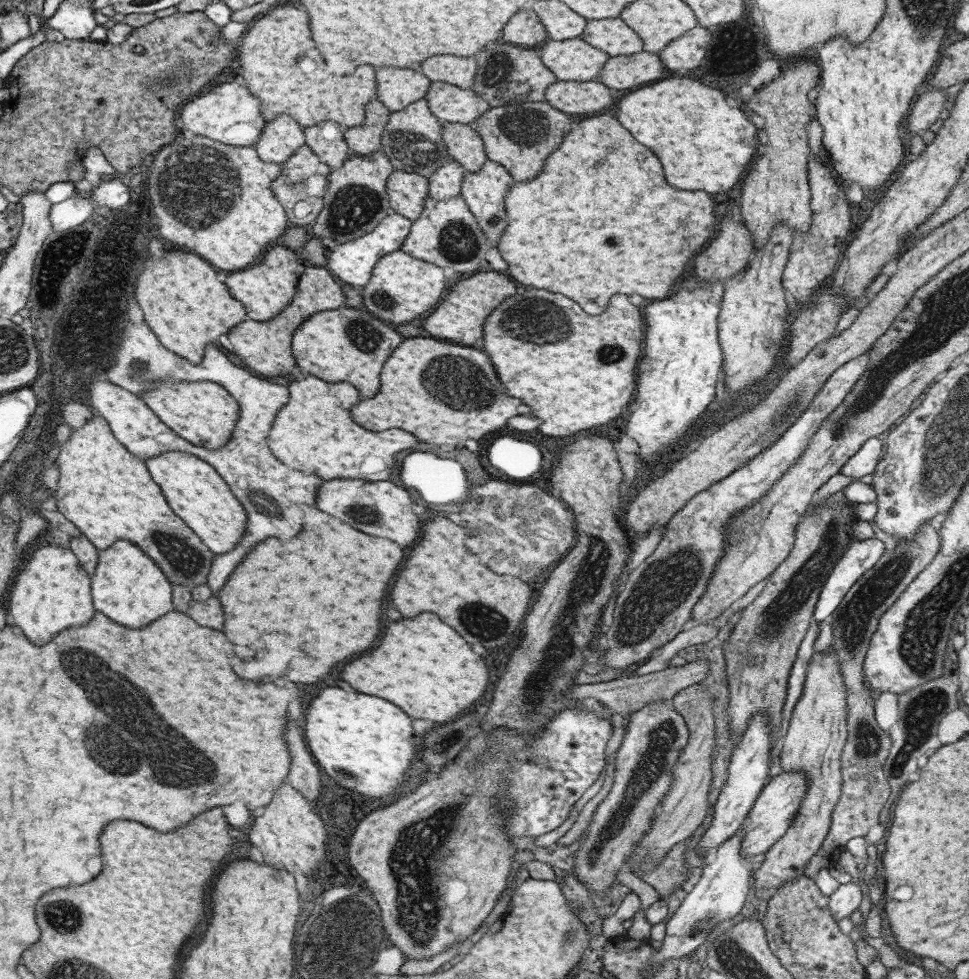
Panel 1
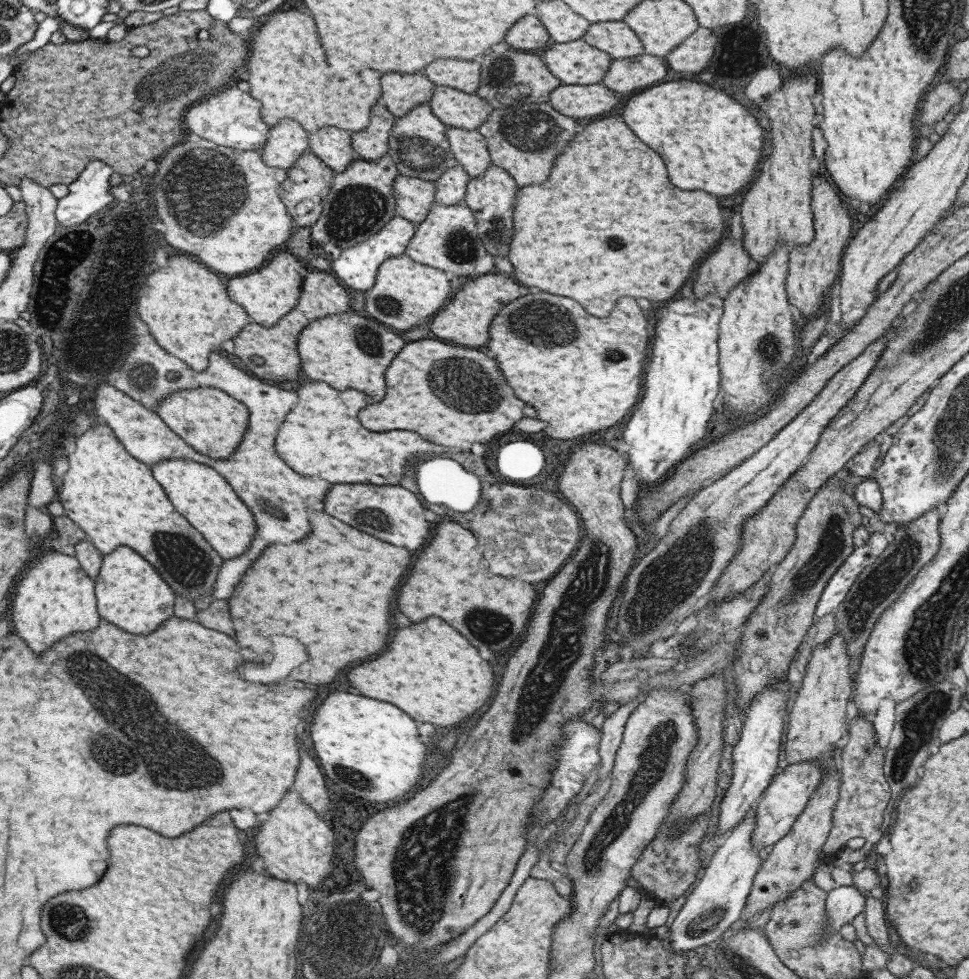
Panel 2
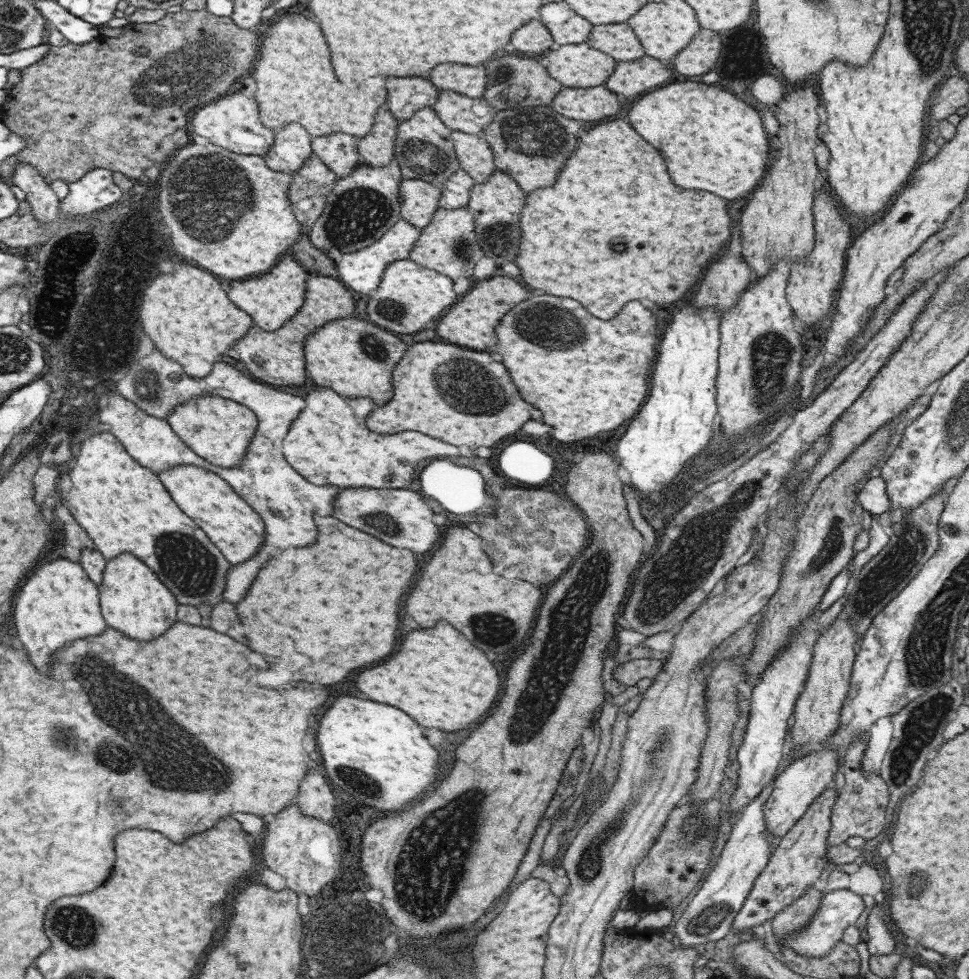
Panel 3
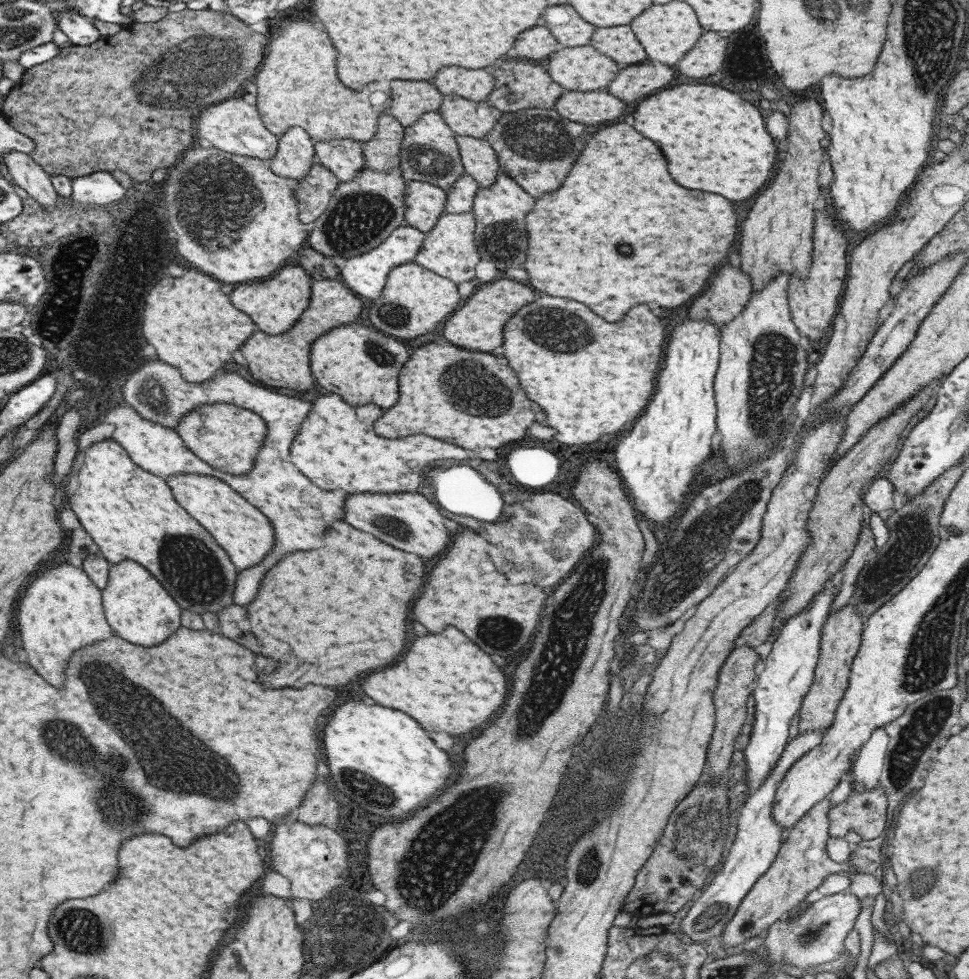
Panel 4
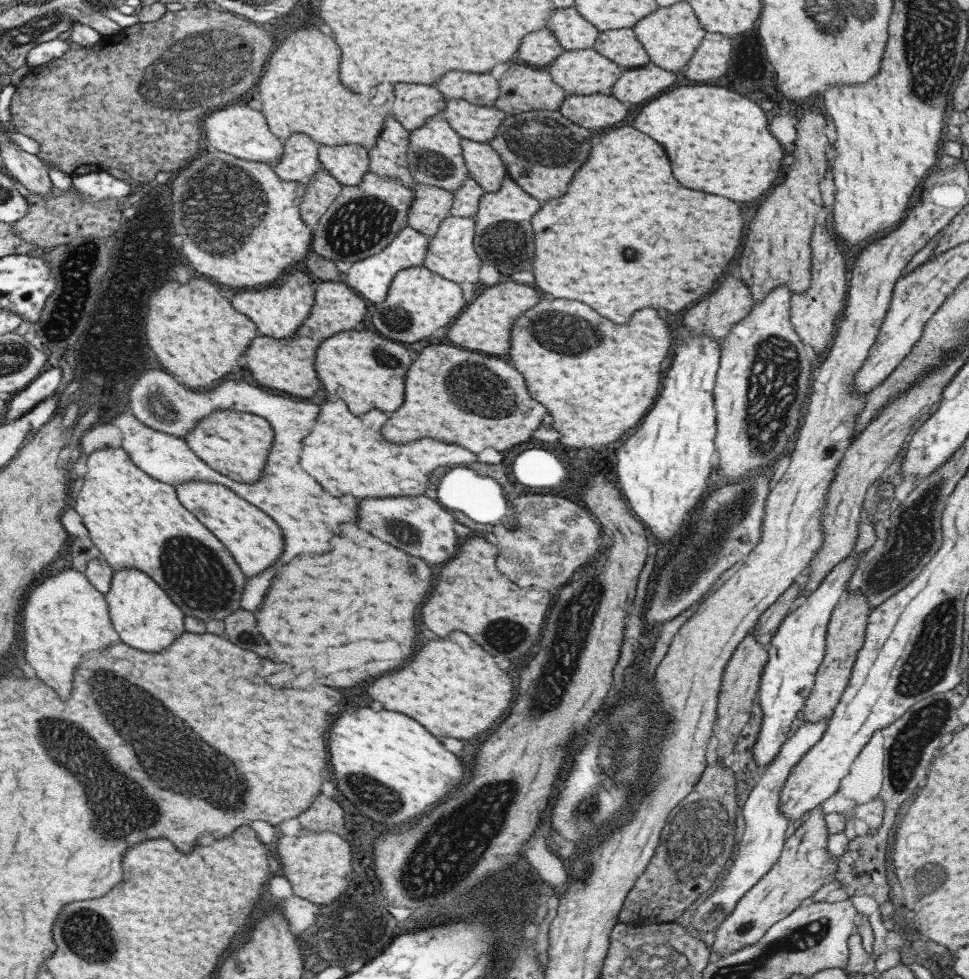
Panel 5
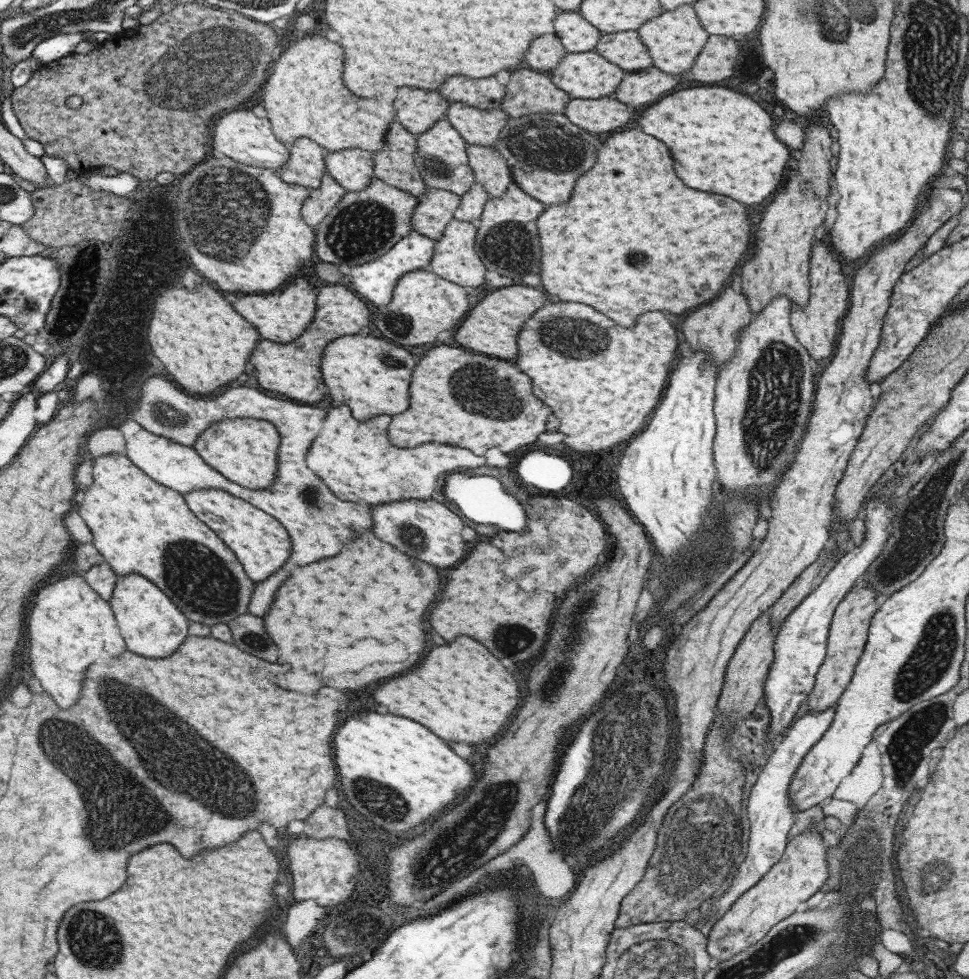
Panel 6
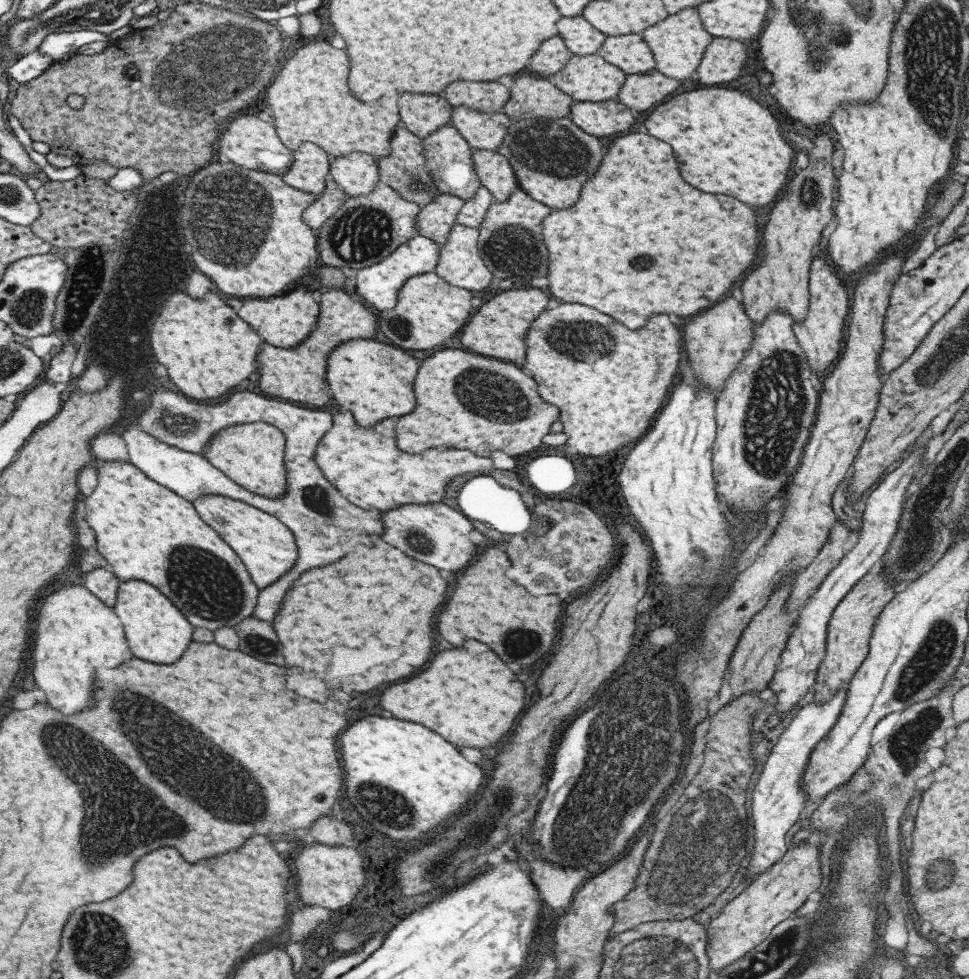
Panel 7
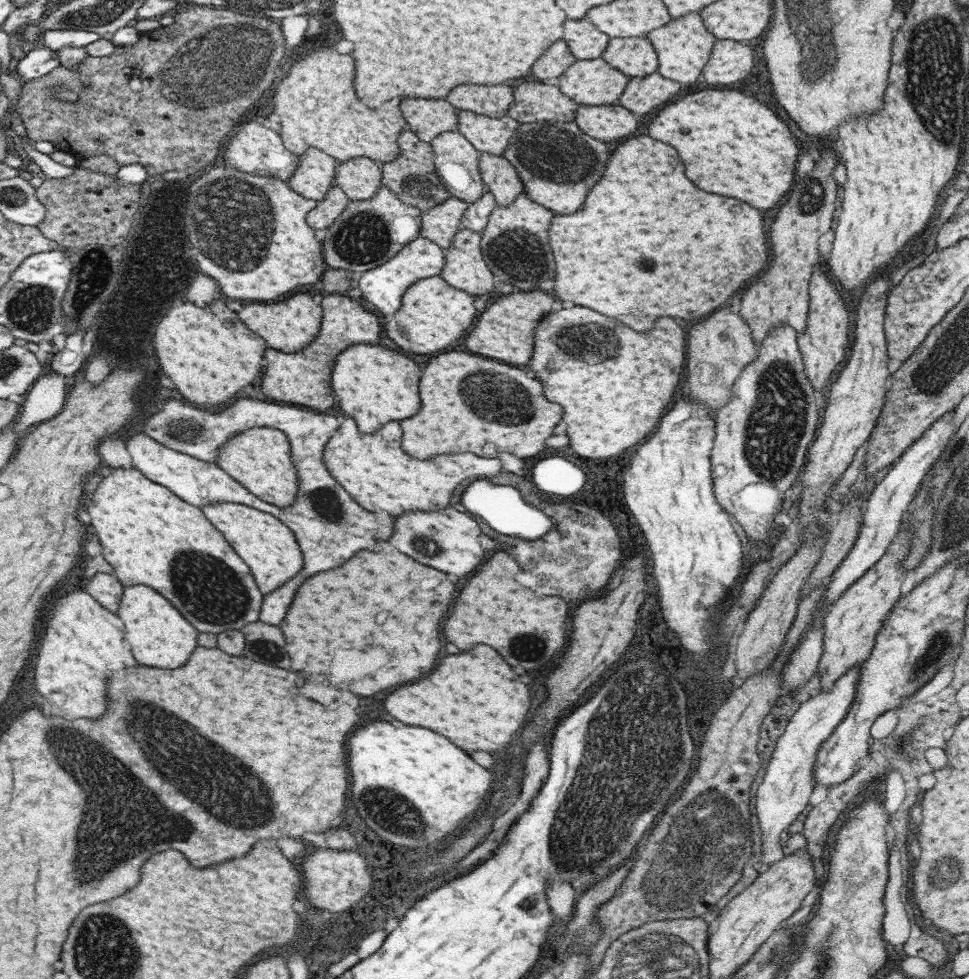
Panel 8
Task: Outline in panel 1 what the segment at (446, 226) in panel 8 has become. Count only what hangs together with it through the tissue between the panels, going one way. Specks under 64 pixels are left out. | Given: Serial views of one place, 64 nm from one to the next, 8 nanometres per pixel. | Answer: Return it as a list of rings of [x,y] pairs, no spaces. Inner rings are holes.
[[[393,169],[385,183],[389,206],[395,213],[415,220],[428,196],[428,180],[418,174]]]

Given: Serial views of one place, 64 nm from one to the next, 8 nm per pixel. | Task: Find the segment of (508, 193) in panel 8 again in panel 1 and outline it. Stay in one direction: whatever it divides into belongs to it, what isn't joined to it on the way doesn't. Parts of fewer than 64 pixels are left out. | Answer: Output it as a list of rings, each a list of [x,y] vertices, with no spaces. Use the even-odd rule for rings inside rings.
[[[441,122],[441,136],[446,151],[467,172],[475,172],[485,162],[486,154],[481,137],[474,131],[472,125]]]

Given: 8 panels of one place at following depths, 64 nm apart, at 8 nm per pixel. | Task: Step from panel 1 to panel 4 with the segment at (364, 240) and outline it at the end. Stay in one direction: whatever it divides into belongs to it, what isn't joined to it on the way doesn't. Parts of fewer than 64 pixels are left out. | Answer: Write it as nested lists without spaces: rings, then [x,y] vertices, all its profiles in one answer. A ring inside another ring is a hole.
[[[403,223],[396,229],[393,229],[380,245],[375,246],[375,248],[359,256],[345,259],[343,268],[338,272],[339,280],[343,282],[344,286],[353,294],[368,298],[372,301],[374,298],[381,296],[381,290],[383,290],[383,286],[385,286],[385,279],[387,279],[389,272],[391,272],[395,266],[413,263],[413,259],[420,249],[424,238],[425,235],[420,230]]]

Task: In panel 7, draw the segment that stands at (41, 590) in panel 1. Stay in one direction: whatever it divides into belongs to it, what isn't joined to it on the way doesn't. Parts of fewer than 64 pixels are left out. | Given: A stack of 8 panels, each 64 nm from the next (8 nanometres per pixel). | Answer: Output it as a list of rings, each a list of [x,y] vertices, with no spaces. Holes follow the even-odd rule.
[[[63,584],[47,592],[35,610],[33,628],[34,684],[43,690],[49,704],[61,714],[83,710],[91,702],[91,684],[96,668],[115,668],[132,656],[120,620],[111,607],[79,584]]]

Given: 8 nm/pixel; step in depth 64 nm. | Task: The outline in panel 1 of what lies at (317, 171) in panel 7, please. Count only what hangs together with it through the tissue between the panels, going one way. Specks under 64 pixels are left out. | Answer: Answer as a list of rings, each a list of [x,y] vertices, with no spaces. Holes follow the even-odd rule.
[[[277,114],[266,121],[260,137],[252,146],[256,155],[265,162],[281,166],[294,150],[305,145],[303,128],[288,114]]]

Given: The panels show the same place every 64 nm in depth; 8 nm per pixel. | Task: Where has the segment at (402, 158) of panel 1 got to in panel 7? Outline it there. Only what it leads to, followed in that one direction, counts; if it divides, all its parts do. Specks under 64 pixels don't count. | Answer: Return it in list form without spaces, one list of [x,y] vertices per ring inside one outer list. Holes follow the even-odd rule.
[[[451,124],[443,125],[440,129],[421,139],[424,146],[424,169],[428,178],[432,179],[438,192],[452,194],[467,200],[480,187],[480,182],[473,168],[472,151],[468,142],[457,132]]]

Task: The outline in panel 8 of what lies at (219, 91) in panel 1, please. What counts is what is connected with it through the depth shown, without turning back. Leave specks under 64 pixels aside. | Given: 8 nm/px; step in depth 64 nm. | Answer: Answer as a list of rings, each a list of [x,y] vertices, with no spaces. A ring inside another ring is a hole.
[[[260,119],[236,124],[233,133],[223,146],[223,154],[227,156],[229,164],[242,173],[256,174],[262,177],[273,177],[285,181],[292,176],[297,168],[298,157],[290,153],[282,143],[277,131],[266,128]]]

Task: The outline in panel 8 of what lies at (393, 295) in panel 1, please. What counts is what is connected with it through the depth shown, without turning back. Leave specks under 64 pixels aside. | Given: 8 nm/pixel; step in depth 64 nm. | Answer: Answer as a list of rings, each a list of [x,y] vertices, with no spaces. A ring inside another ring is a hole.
[[[439,276],[423,278],[412,285],[401,296],[396,313],[383,315],[385,336],[398,350],[431,355],[443,353],[473,326],[478,314],[471,303],[475,297],[448,286]]]

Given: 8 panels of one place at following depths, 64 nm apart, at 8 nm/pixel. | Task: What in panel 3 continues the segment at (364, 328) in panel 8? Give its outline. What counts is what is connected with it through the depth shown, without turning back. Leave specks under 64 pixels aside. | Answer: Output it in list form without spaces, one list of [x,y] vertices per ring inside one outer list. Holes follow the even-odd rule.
[[[309,275],[305,281],[305,296],[296,313],[278,330],[267,332],[253,325],[232,348],[247,370],[259,381],[275,386],[299,386],[305,384],[304,338],[317,328],[335,319],[351,317],[355,299],[338,279],[320,275]]]

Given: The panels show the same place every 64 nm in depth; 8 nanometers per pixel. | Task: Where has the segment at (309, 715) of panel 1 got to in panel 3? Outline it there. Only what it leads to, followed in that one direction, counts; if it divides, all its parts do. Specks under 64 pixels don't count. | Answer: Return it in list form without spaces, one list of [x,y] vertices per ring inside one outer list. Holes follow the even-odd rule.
[[[339,696],[327,706],[325,714],[321,714],[315,732],[315,742],[327,778],[349,796],[381,812],[403,810],[407,804],[411,804],[423,792],[427,792],[427,786],[431,790],[433,788],[431,784],[439,776],[435,774],[439,770],[435,760],[437,752],[425,742],[425,738],[421,736],[421,728],[407,714],[393,706],[377,704],[371,700],[359,700],[353,696]]]

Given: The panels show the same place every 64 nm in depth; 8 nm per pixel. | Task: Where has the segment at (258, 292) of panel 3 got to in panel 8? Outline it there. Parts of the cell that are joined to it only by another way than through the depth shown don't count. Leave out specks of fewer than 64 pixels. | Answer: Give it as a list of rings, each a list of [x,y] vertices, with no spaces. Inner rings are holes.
[[[303,291],[278,301],[245,302],[242,310],[236,315],[246,328],[266,342],[267,347],[292,353],[300,351],[316,337],[321,324],[322,308]]]

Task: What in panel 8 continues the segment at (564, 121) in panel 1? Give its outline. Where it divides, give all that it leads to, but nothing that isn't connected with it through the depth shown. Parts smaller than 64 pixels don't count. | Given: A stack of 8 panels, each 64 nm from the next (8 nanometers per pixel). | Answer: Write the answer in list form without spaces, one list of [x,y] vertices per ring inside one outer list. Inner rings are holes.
[[[574,121],[520,123],[502,154],[516,170],[523,193],[555,214],[571,214],[581,208],[587,190],[601,178],[607,156],[607,144],[582,133]]]

